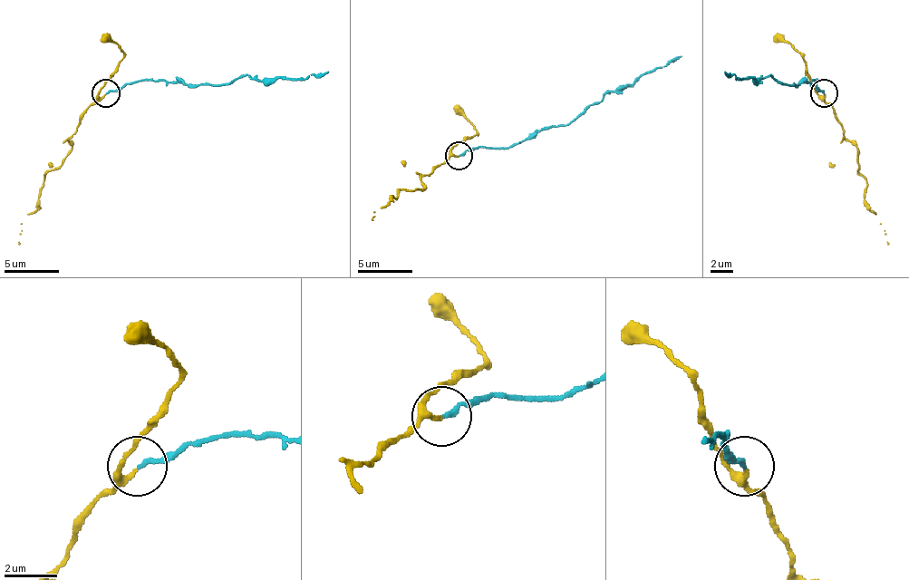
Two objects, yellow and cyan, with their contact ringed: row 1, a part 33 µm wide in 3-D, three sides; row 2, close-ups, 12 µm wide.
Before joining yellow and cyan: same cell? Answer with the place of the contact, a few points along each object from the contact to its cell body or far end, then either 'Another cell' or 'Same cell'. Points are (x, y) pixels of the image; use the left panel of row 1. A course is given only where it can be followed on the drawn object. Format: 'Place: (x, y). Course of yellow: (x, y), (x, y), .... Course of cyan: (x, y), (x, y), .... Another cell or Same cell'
Place: (105, 92). Course of yellow: (105, 93), (96, 99), (69, 138), (69, 154), (44, 176), (39, 207), (22, 223), (19, 245). Course of cyan: (105, 93), (124, 85), (159, 80), (190, 85), (228, 85), (239, 77), (254, 80), (328, 72). Same cell

